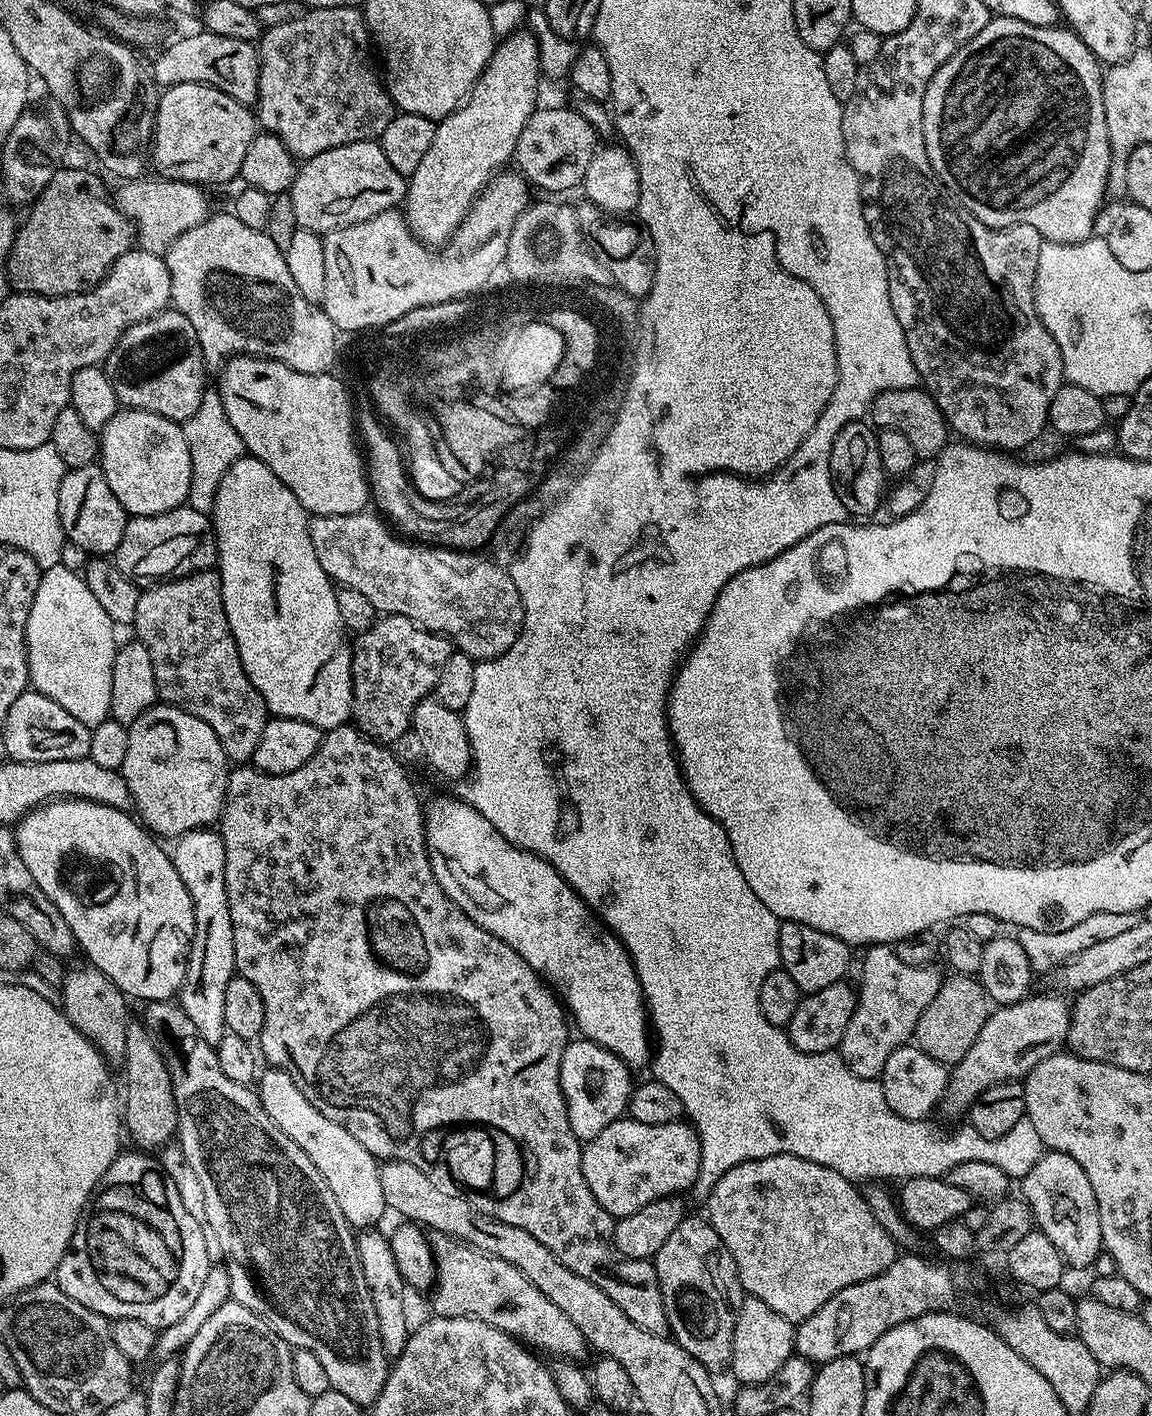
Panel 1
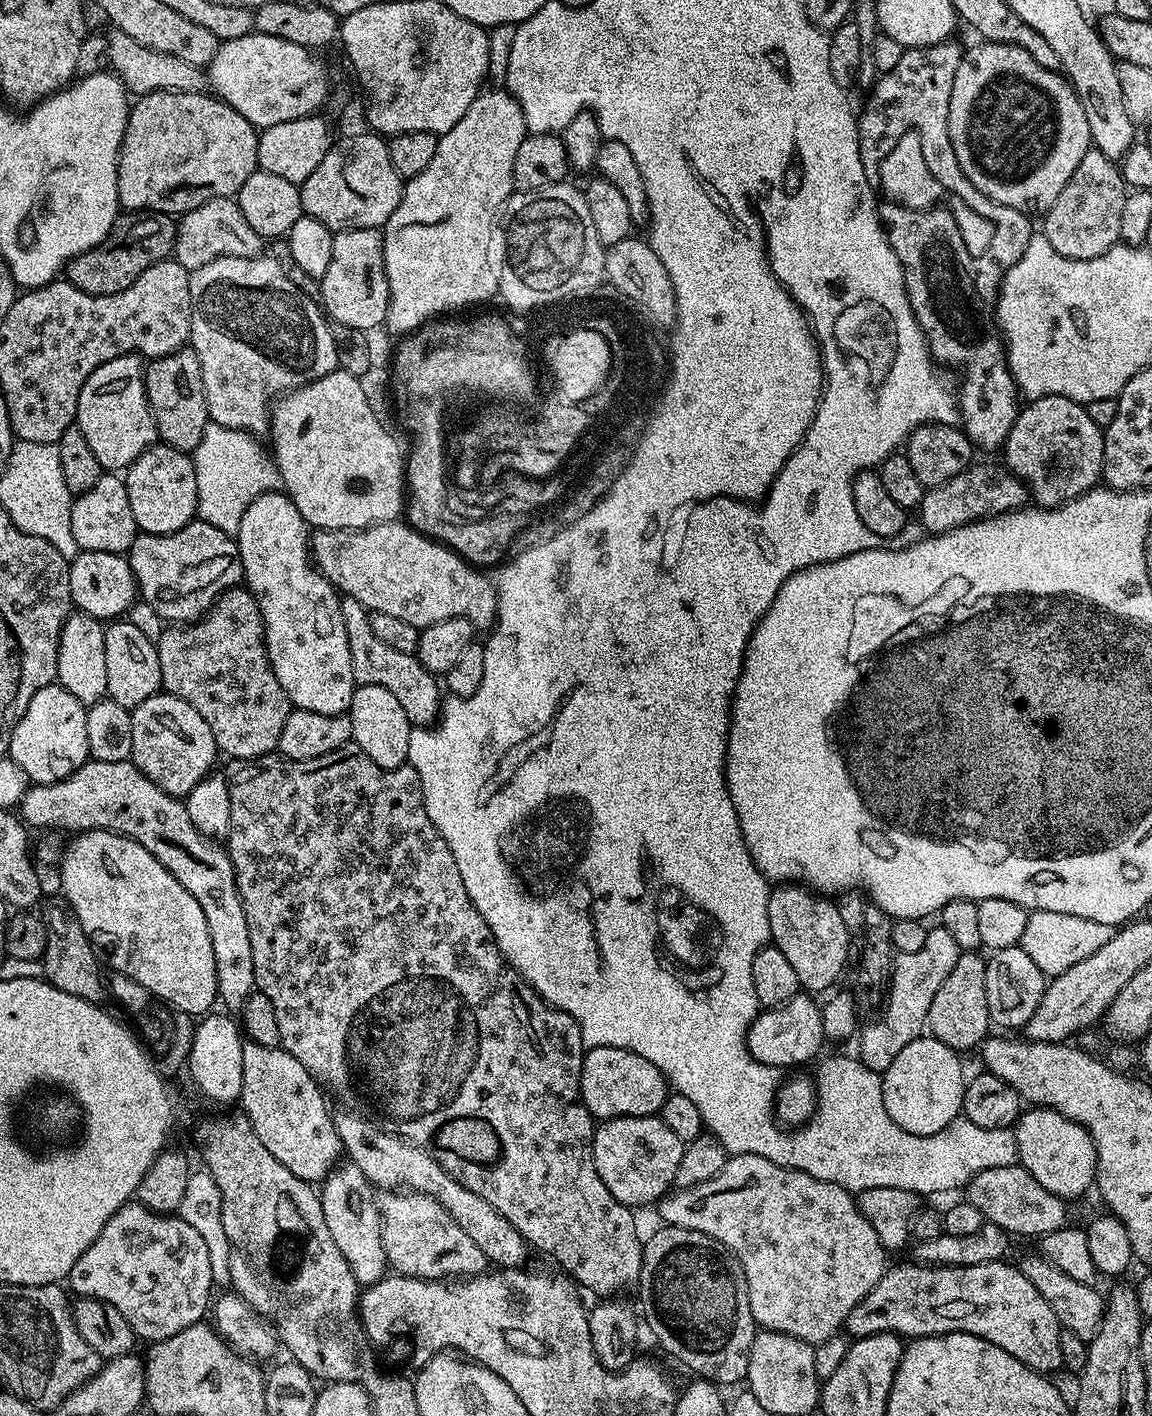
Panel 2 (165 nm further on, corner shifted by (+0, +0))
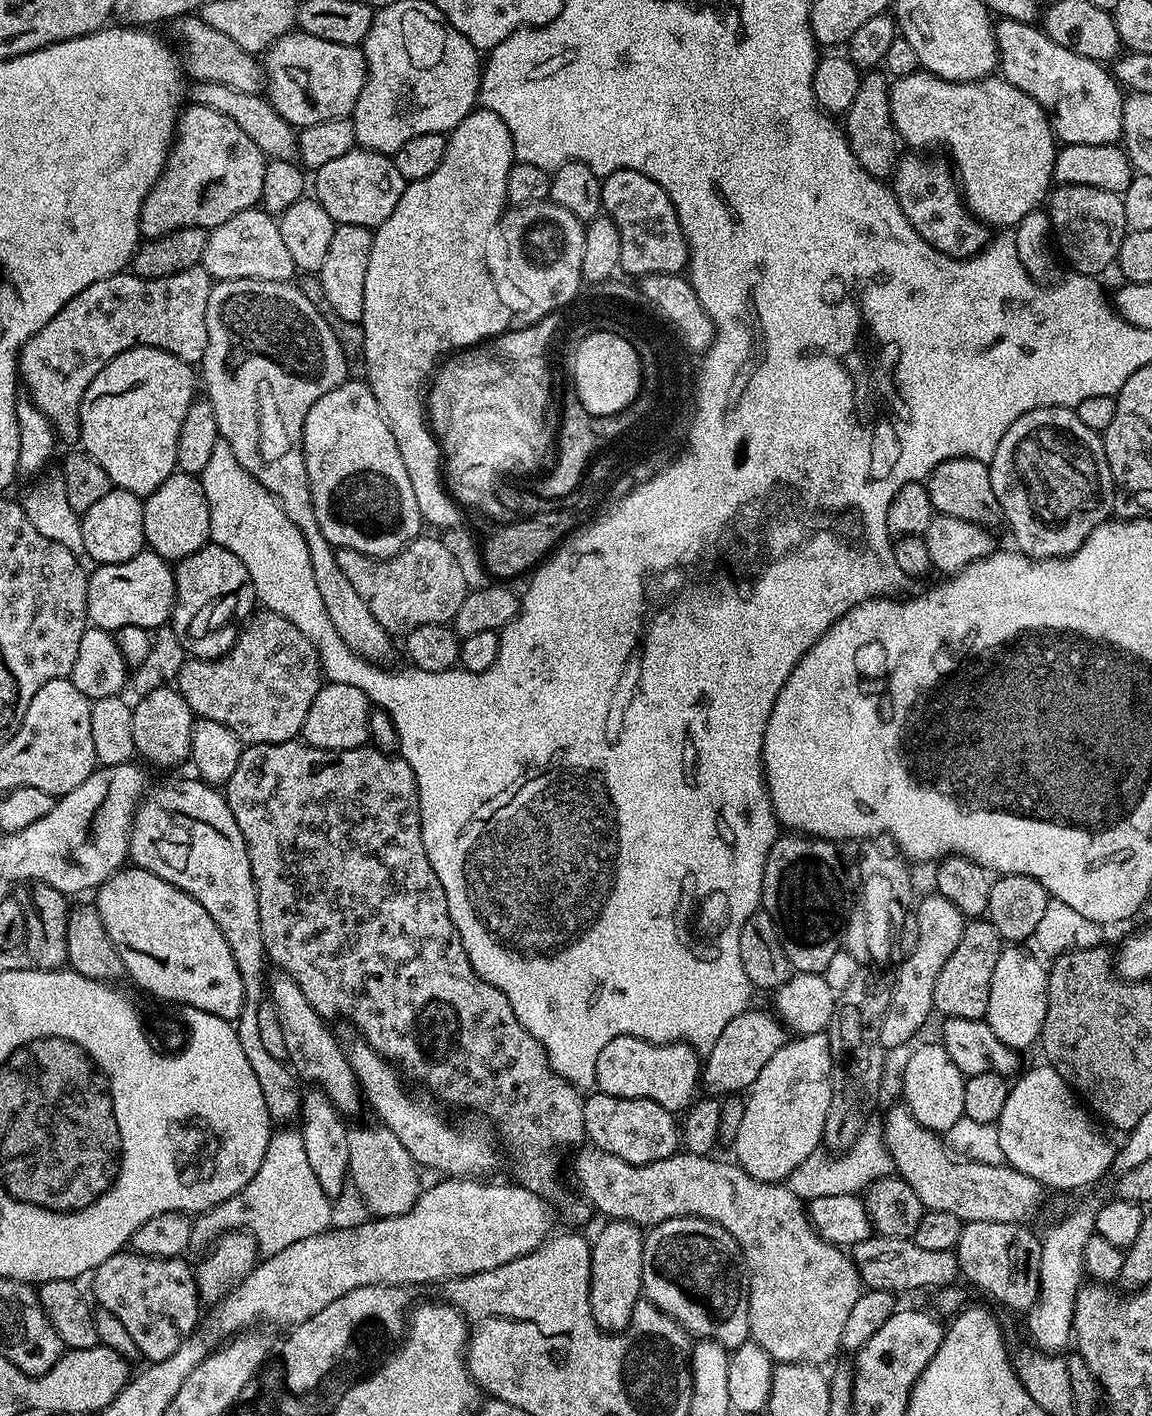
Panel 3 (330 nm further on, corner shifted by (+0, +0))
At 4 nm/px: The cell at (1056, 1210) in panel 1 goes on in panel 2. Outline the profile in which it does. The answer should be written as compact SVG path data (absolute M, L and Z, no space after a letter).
M1033 1107L1017 1120L1014 1131L1019 1163L1051 1194L1072 1202L1075 1196L1093 1187L1096 1179L1096 1147L1081 1124L1051 1108Z

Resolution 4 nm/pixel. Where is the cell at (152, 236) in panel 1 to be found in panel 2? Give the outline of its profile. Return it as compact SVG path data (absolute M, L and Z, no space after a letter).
M227 196L214 198L179 217L174 259L183 268L191 270L198 266L206 266L206 262L214 262L223 256L250 258L261 255L261 252L262 239L243 218L242 210L239 209L235 199Z

